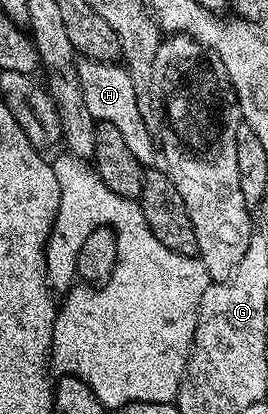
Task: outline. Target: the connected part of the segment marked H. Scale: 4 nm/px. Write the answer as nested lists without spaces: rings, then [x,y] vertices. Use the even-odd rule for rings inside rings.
[[[87,58],[79,61],[79,74],[82,90],[82,98],[85,99],[86,107],[90,110],[96,122],[110,122],[122,133],[122,139],[130,154],[138,158],[145,169],[157,167],[158,164],[158,140],[155,135],[148,133],[148,124],[140,113],[140,104],[136,101],[138,86],[132,81],[127,67],[119,66],[114,62],[102,60],[89,60]]]

